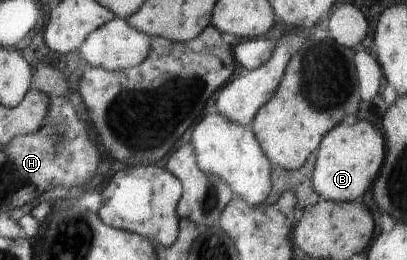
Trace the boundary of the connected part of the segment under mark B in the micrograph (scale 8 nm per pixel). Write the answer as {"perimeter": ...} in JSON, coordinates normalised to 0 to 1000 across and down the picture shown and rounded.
{"perimeter":[[[880,462],[867,481],[835,473],[801,512],[781,565],[767,719],[786,765],[840,781],[882,773],[924,696],[946,596],[946,531],[902,462]]]}

